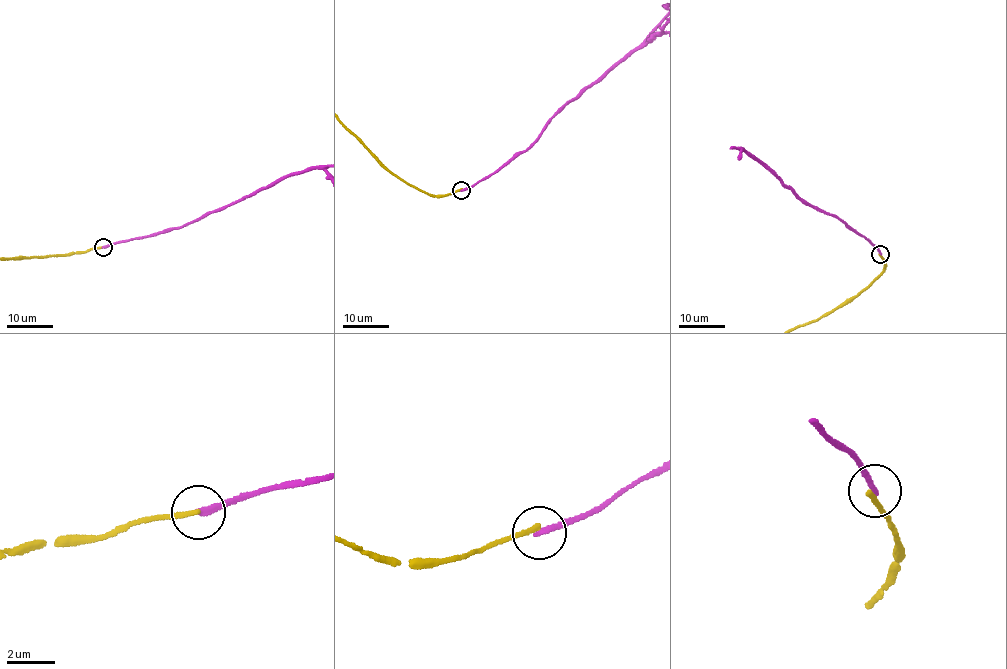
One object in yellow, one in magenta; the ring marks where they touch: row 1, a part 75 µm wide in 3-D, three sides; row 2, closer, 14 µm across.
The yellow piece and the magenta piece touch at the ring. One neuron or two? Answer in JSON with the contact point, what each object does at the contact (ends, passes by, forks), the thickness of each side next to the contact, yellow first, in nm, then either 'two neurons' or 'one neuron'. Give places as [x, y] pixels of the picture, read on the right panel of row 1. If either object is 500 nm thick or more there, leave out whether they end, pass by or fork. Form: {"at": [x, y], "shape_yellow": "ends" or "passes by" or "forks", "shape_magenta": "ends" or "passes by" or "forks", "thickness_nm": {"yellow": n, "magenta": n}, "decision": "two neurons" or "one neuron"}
{"at": [880, 254], "shape_yellow": "ends", "shape_magenta": "ends", "thickness_nm": {"yellow": 200, "magenta": 240}, "decision": "two neurons"}

